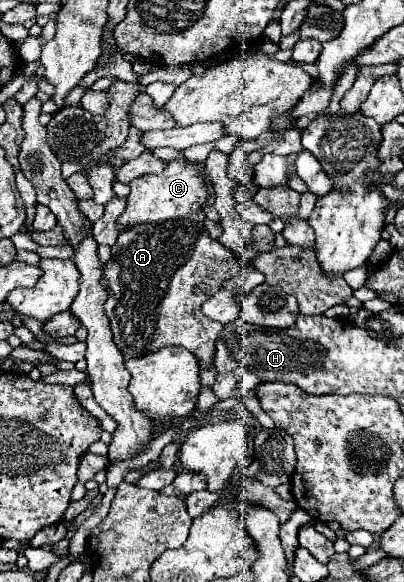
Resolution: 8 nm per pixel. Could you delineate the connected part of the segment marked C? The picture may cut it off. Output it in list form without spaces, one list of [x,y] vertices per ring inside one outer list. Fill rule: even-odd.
[[[177,160],[169,162],[161,174],[149,174],[135,178],[131,184],[131,194],[127,196],[127,208],[119,218],[119,230],[125,232],[137,224],[159,224],[165,220],[187,218],[189,214],[201,210],[203,202],[207,200],[207,186],[199,178],[199,174]]]

